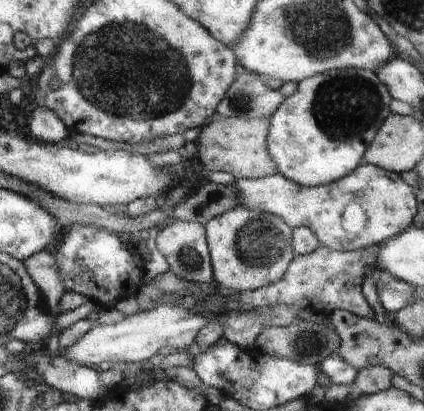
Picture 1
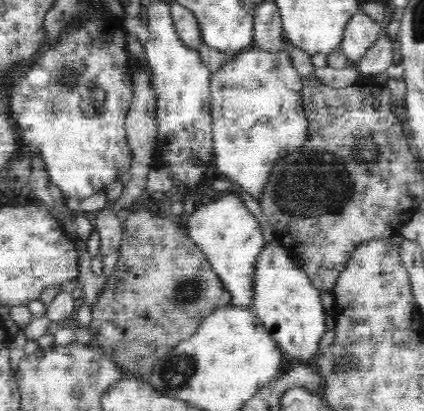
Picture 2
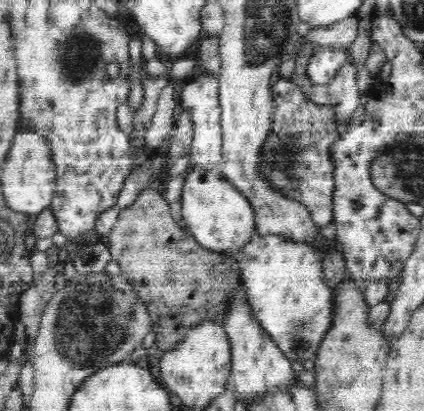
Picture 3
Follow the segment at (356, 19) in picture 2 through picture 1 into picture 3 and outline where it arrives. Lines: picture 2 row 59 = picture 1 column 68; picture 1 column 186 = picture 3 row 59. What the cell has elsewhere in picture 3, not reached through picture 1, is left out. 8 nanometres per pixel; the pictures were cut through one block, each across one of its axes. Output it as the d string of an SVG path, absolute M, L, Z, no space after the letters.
M316 48L308 60L308 74L314 84L330 84L344 66L350 66L348 50Z

